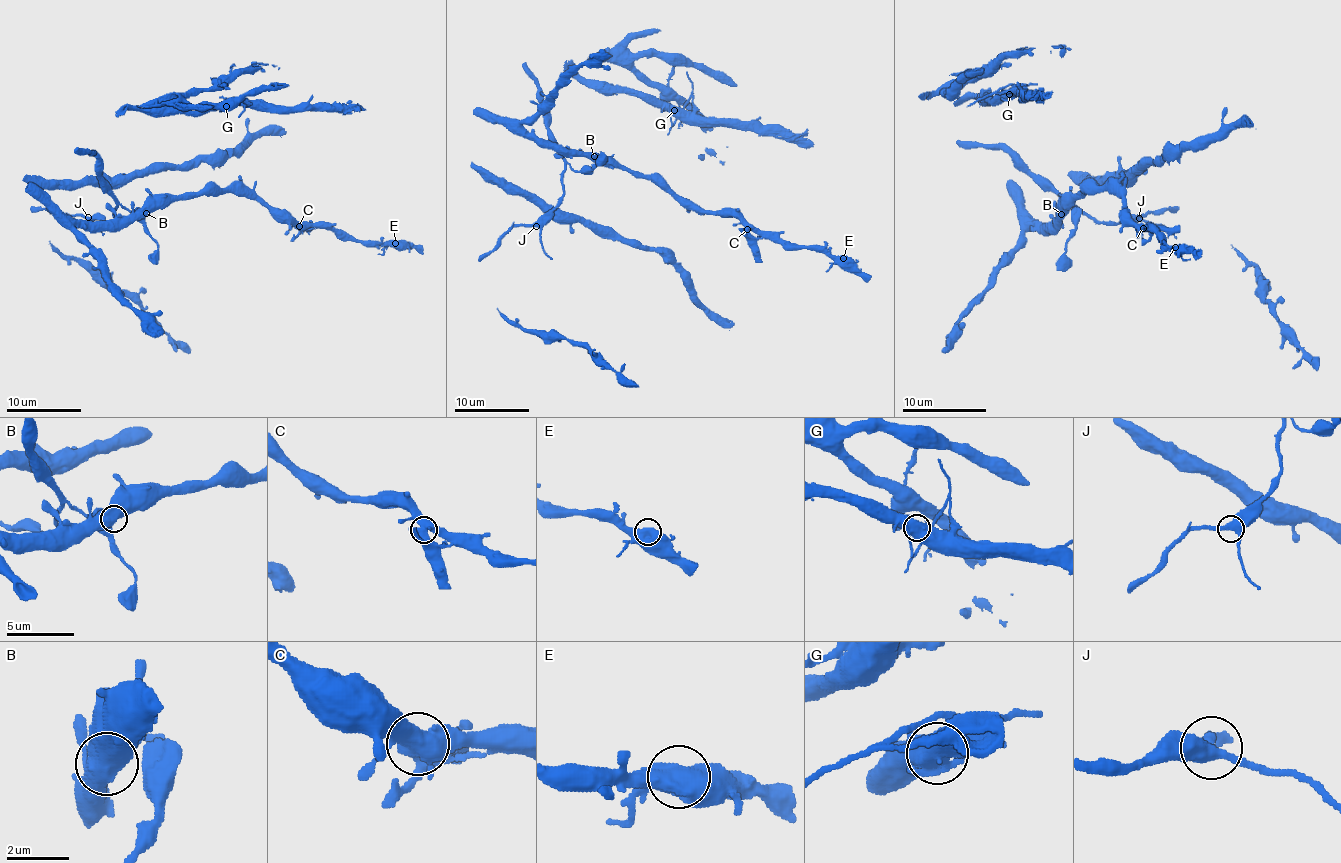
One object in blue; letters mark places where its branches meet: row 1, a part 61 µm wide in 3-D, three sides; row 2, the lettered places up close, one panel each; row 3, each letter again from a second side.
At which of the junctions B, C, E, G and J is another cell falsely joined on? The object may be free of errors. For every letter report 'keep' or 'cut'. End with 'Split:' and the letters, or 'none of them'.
B: keep
C: cut
E: keep
G: keep
J: keep
Split: C

